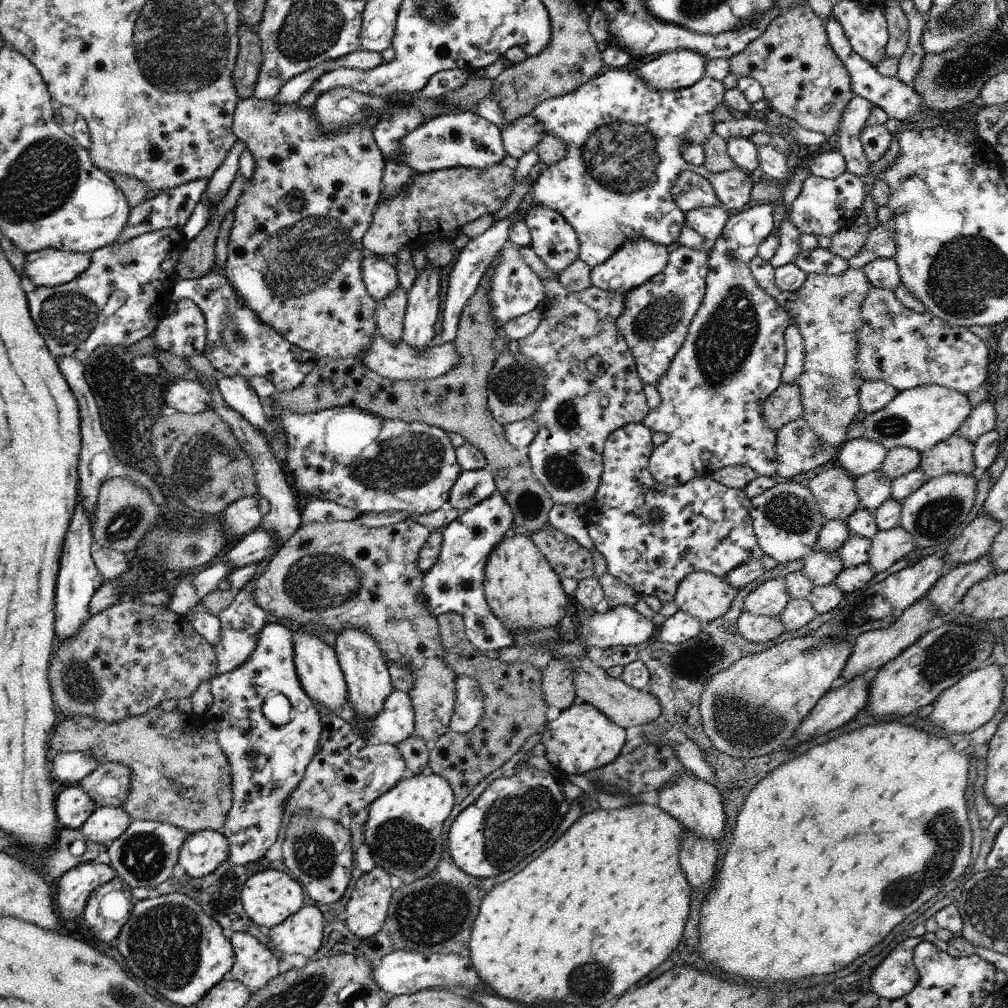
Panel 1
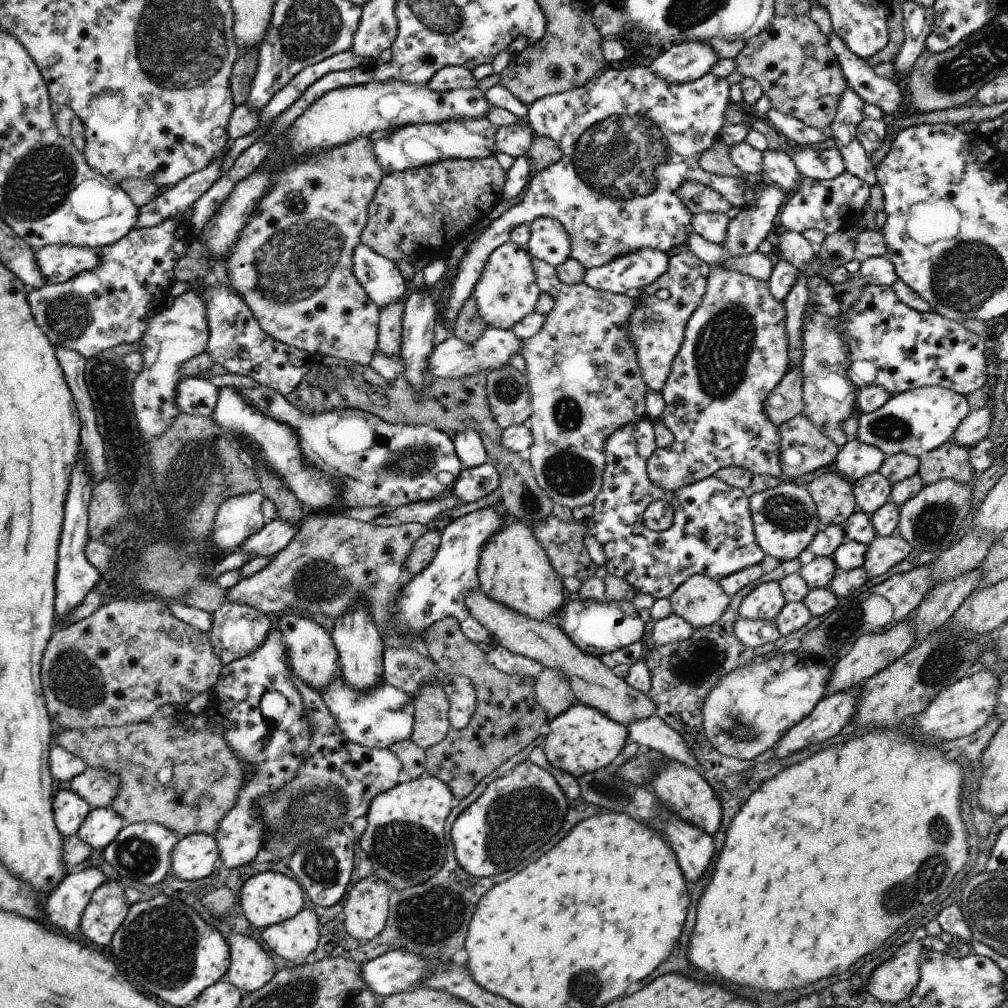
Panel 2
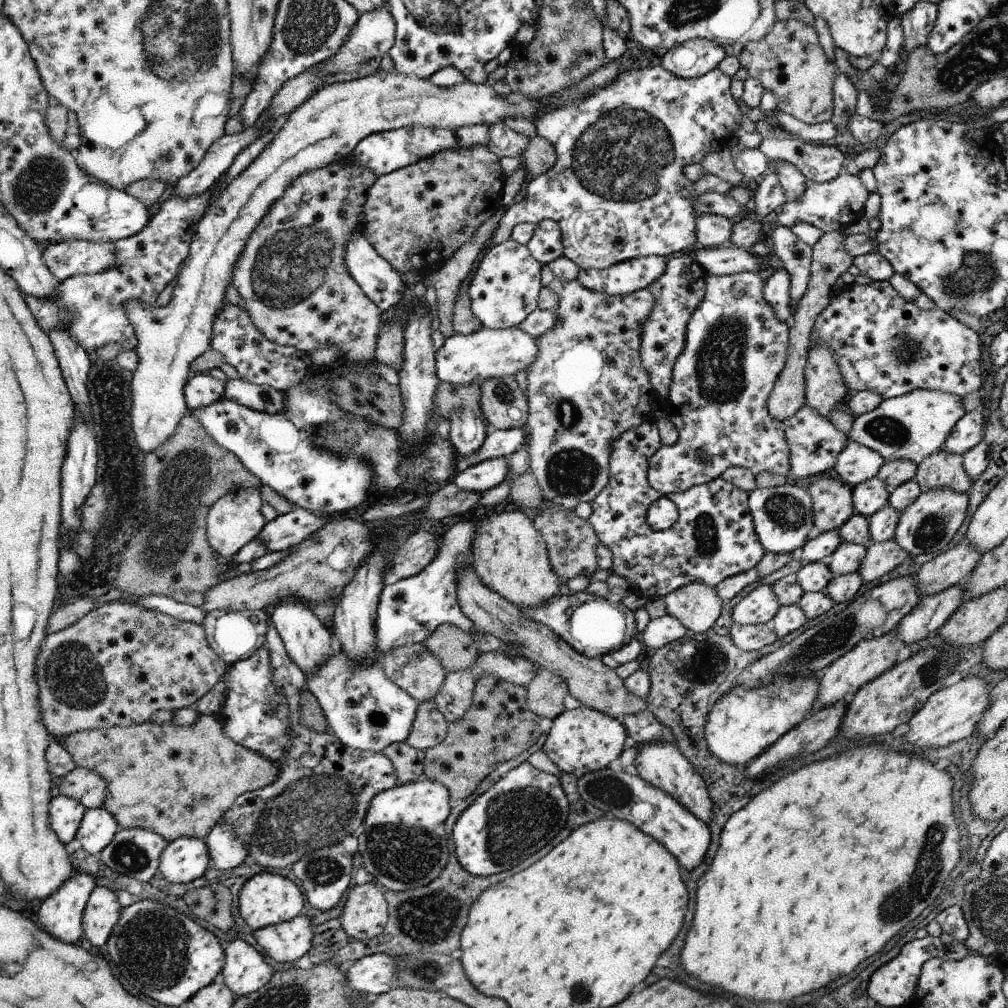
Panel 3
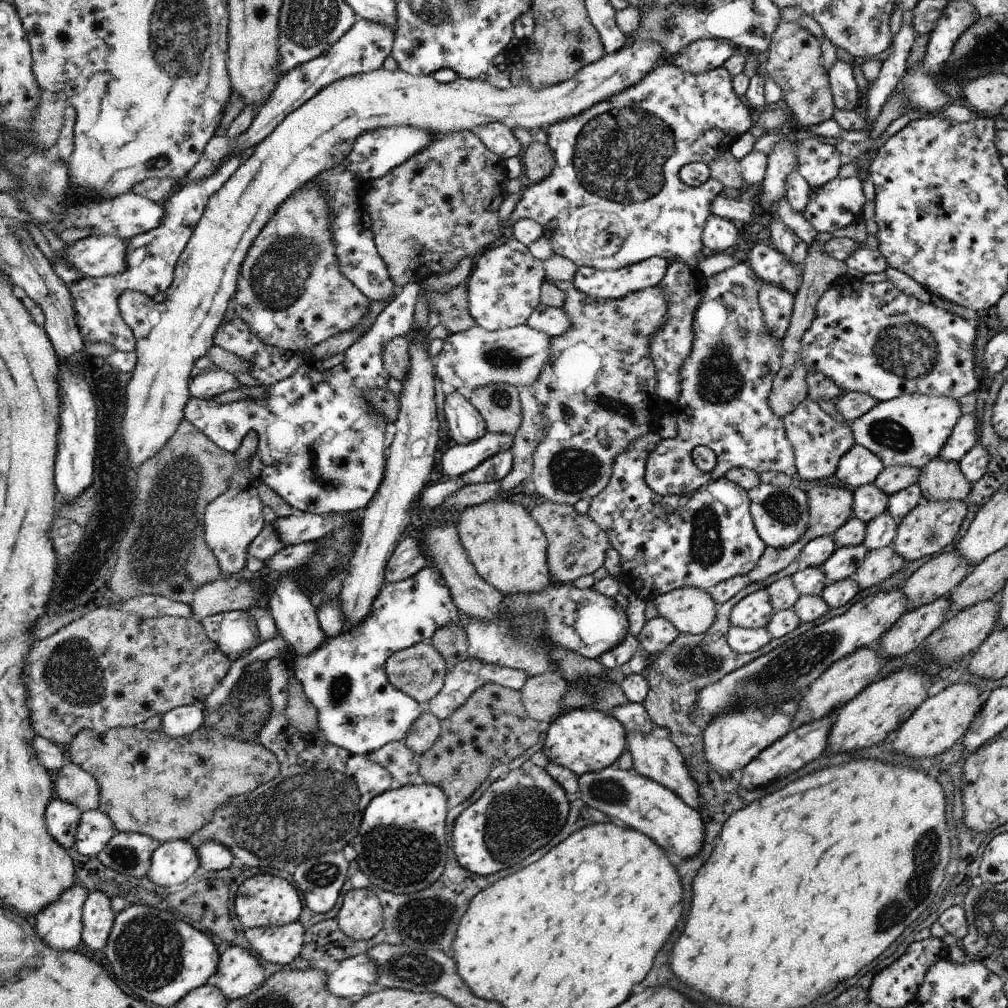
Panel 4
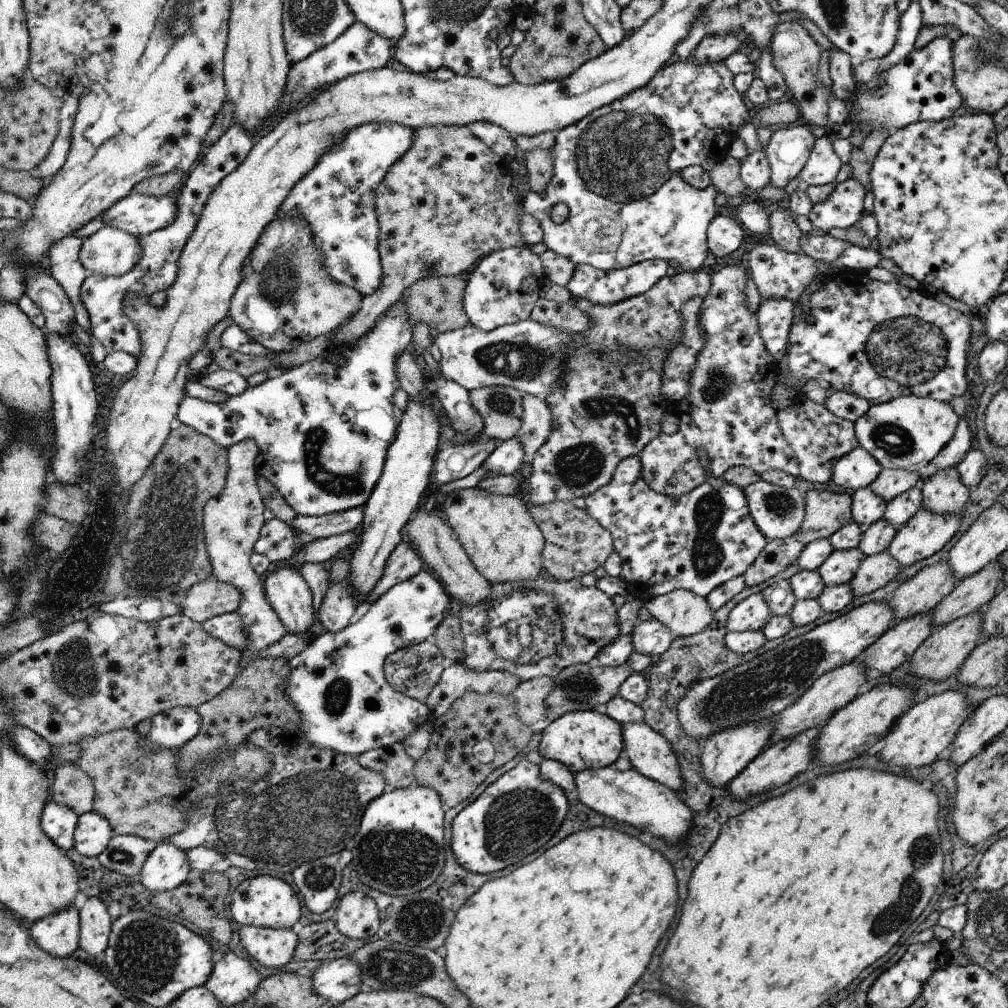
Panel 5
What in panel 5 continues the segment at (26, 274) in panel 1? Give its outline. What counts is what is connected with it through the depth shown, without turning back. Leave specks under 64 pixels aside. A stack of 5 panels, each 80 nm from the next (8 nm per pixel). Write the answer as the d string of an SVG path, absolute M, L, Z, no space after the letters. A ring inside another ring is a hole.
M105 226L84 238L79 261L90 274L122 276L141 257L143 248L138 239L123 230Z

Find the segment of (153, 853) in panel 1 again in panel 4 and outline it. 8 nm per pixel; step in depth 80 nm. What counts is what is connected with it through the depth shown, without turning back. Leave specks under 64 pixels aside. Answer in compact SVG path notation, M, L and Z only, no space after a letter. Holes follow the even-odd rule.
M116 832L97 857L108 869L141 879L147 876L153 852L160 845L145 834Z

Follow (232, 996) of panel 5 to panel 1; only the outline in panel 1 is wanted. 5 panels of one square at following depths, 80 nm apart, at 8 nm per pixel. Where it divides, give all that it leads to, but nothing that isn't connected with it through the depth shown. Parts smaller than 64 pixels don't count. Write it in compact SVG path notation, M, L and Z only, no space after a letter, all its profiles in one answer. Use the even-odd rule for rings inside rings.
M242 931L232 933L231 943L236 951L231 978L243 982L251 991L256 991L278 977L281 960L252 934Z

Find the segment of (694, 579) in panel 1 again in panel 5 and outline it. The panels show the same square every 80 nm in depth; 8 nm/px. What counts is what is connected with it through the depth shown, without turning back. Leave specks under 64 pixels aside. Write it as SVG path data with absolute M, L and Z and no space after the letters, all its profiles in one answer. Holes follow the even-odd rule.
M676 589L658 595L642 605L654 619L664 623L676 638L702 632L712 622L715 611L707 597L701 597L686 589Z

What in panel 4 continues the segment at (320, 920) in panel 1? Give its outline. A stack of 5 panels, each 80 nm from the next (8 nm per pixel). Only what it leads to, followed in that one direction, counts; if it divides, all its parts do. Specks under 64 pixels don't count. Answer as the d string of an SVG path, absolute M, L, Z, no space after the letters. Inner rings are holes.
M296 921L284 926L244 929L252 950L272 964L288 964L300 956L304 946L304 926Z

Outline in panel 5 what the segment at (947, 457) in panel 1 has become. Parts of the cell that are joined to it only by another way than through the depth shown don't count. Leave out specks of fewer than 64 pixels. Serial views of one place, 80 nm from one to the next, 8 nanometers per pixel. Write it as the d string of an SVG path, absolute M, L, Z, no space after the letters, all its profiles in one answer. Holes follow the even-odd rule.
M956 467L940 469L924 482L920 482L923 494L922 508L938 514L960 514L969 501L969 489L960 478Z

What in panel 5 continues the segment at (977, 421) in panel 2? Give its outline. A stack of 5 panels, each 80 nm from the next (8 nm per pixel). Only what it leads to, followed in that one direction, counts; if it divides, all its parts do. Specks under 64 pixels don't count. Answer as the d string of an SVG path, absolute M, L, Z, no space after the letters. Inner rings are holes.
M961 418L957 424L954 436L950 442L925 466L919 473L921 474L921 482L928 477L937 473L940 469L955 467L970 451L972 446L973 435L971 428L965 418Z

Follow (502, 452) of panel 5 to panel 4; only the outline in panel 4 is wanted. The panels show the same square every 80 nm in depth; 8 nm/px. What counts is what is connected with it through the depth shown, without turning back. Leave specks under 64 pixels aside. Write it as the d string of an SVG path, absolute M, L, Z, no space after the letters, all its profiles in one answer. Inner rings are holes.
M510 450L486 459L460 478L466 485L496 482L502 480L510 472L512 465L513 458Z

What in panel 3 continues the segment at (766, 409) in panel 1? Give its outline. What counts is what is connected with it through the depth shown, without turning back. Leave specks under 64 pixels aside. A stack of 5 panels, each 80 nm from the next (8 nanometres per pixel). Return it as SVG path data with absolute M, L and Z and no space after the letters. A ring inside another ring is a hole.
M840 231L824 233L813 246L811 258L811 275L805 295L799 300L794 314L787 323L789 328L789 345L787 361L776 380L767 400L767 407L772 418L782 422L796 414L805 405L805 366L811 346L810 336L818 315L829 305L830 297L835 292L835 282L853 265L853 256L845 249L847 235Z

